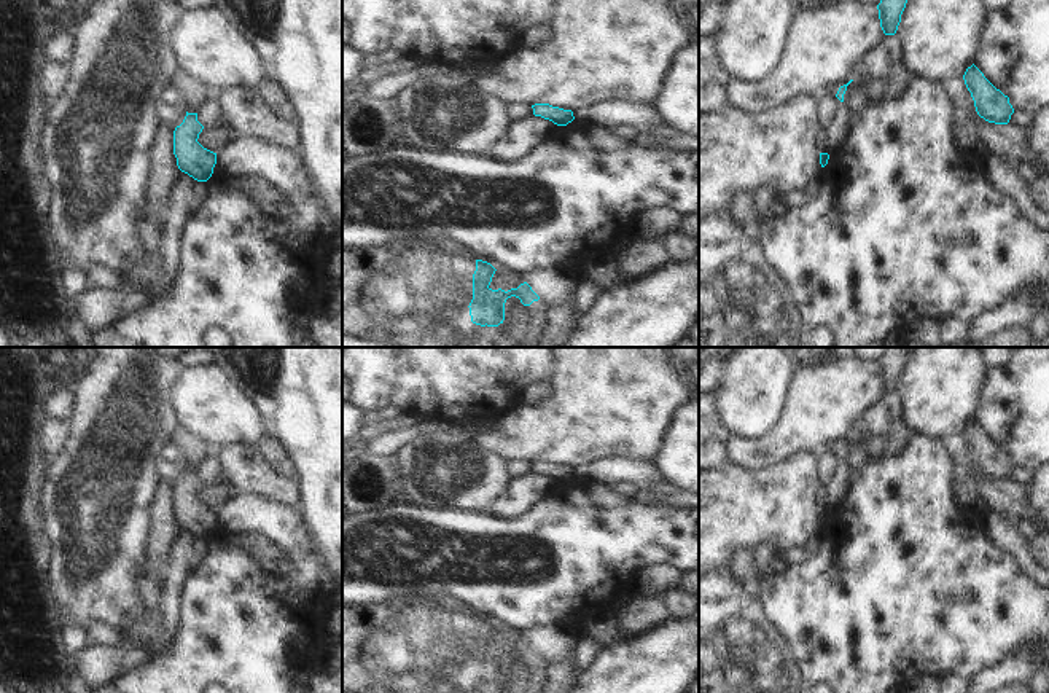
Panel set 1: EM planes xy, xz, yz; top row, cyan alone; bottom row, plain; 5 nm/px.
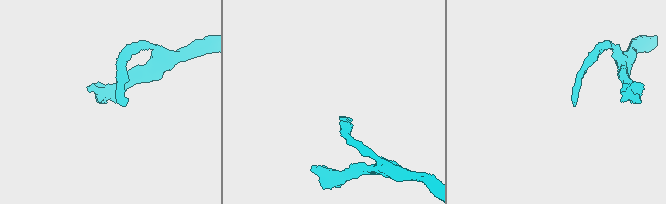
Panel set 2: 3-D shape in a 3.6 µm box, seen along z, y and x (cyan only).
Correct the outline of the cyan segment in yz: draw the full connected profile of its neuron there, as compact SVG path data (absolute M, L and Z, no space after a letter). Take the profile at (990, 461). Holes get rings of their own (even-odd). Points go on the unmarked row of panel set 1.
M974 421L966 425L963 437L981 475L995 481L1009 480L1014 470L1009 454L996 446Z

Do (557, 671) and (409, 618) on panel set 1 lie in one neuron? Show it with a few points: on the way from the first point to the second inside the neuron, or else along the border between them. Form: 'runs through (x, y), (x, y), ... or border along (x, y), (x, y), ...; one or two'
border along (548, 665), (549, 676); two

